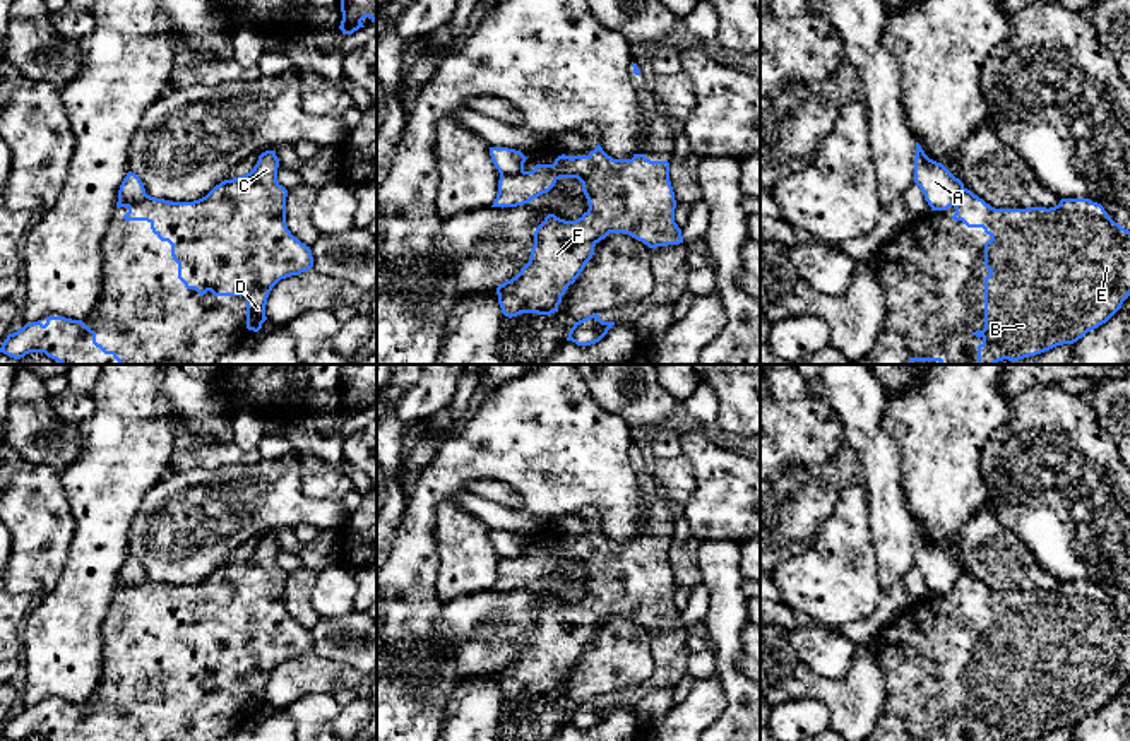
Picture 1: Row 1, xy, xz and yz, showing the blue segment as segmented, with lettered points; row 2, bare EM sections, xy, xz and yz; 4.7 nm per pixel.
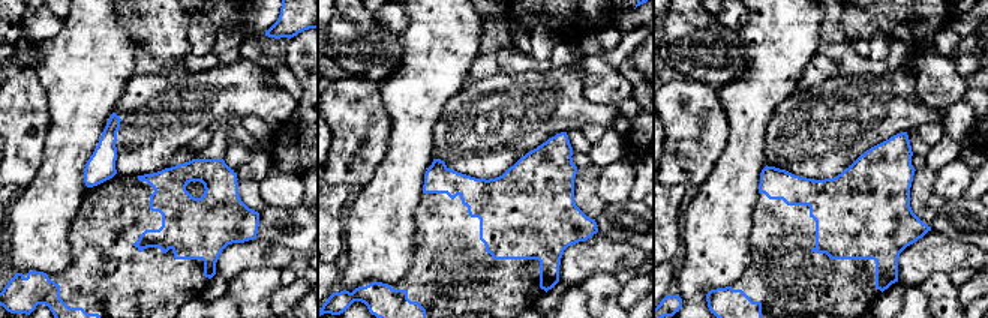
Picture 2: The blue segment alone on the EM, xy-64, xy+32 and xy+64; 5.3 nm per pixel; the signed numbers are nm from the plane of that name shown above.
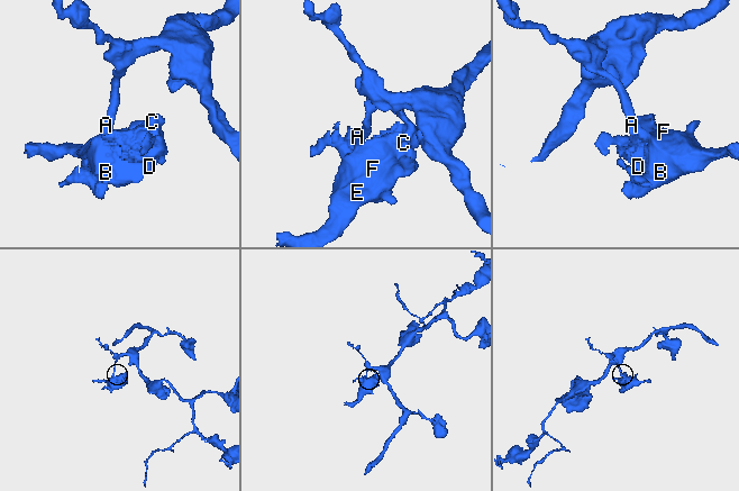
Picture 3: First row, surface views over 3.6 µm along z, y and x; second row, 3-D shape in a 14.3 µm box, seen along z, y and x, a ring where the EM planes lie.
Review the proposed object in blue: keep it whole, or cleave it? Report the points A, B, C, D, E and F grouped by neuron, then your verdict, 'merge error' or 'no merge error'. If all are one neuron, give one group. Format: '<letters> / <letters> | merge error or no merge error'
A / B C D E F | merge error

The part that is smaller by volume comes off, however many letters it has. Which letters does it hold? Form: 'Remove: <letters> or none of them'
Remove: B, C, D, E, F

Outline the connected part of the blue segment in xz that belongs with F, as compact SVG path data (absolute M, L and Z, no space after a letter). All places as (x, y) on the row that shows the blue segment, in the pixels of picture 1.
M598 144L587 156L558 156L553 164L536 164L532 171L500 175L498 193L491 207L517 207L550 192L560 178L577 178L589 209L575 221L548 214L534 231L529 262L520 272L497 288L502 313L508 318L520 313L551 315L562 296L594 255L594 246L610 233L625 233L649 248L683 243L675 222L675 192L669 181L669 163L651 161L644 154L632 159L613 159Z

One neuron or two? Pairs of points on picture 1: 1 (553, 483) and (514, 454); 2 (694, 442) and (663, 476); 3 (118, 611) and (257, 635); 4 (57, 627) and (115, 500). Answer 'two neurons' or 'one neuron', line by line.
1: one neuron
2: two neurons
3: one neuron
4: one neuron

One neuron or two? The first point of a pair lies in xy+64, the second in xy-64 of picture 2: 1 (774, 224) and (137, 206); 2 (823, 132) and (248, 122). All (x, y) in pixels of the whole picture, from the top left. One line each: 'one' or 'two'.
1: one
2: two

